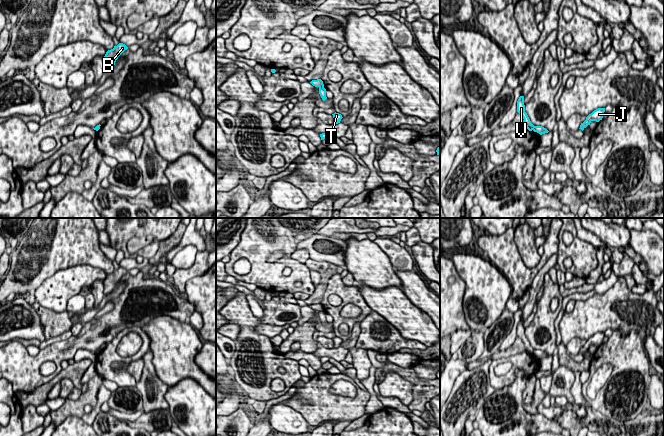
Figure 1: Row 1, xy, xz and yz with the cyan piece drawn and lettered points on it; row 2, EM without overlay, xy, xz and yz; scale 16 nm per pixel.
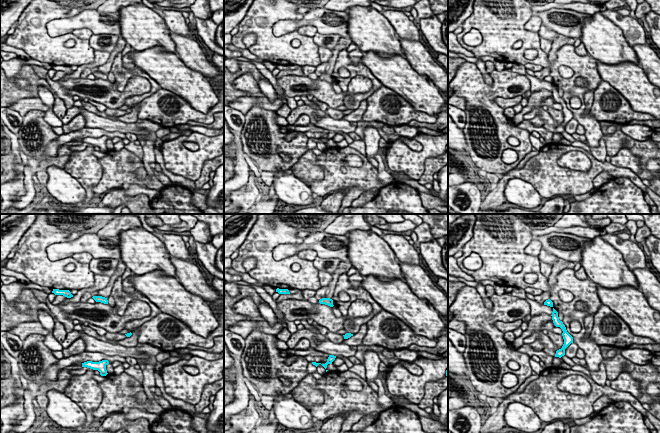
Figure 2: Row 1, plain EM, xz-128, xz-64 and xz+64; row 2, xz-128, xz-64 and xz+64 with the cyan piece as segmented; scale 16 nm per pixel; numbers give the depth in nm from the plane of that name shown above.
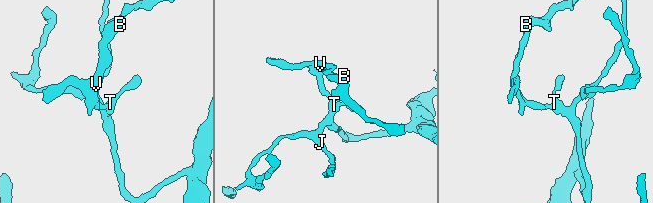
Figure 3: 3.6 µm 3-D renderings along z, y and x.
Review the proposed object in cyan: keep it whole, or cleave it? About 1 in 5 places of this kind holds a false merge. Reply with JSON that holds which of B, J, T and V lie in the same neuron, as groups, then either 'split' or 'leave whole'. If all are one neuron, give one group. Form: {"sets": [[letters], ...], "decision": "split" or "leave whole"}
{"sets": [["B", "V"], ["J", "T"]], "decision": "split"}

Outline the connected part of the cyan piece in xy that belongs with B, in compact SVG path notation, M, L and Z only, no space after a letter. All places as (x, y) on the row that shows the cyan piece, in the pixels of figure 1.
M119 43L113 49L108 50L104 56L104 71L106 72L111 69L118 57L127 49L128 47L125 44Z

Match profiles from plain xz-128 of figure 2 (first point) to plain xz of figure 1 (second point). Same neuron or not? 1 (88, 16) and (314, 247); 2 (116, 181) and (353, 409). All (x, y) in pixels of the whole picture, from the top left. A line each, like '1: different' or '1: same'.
1: same
2: same

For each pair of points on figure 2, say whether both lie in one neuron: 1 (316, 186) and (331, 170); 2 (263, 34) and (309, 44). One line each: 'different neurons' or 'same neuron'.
1: same neuron
2: same neuron

